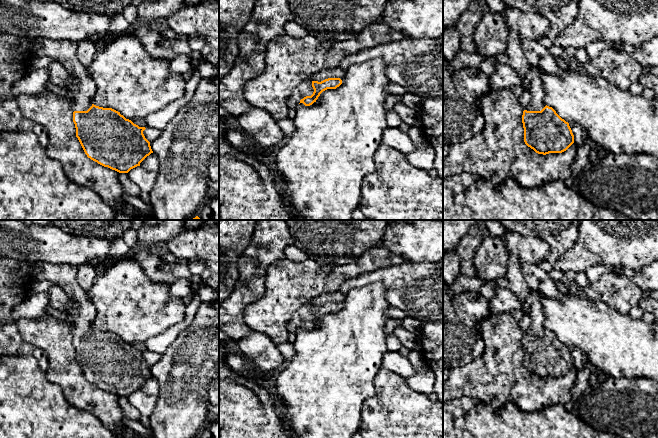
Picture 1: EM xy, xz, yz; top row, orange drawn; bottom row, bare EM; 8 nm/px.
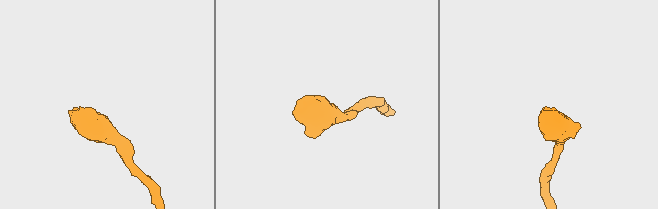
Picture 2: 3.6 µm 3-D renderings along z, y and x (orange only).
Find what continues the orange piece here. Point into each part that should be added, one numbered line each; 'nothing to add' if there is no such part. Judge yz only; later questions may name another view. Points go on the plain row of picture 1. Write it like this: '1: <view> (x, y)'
1: yz (537, 327)

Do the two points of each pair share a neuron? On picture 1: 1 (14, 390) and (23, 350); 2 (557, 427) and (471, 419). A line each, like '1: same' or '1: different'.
1: different
2: same

